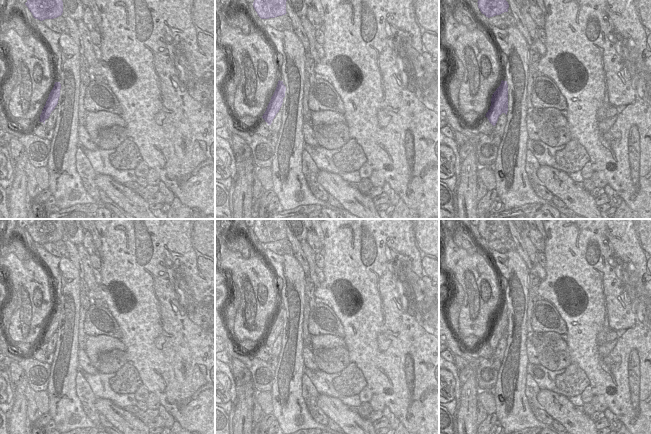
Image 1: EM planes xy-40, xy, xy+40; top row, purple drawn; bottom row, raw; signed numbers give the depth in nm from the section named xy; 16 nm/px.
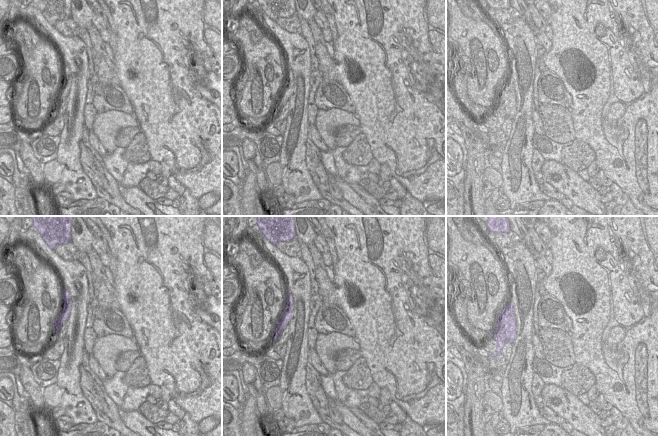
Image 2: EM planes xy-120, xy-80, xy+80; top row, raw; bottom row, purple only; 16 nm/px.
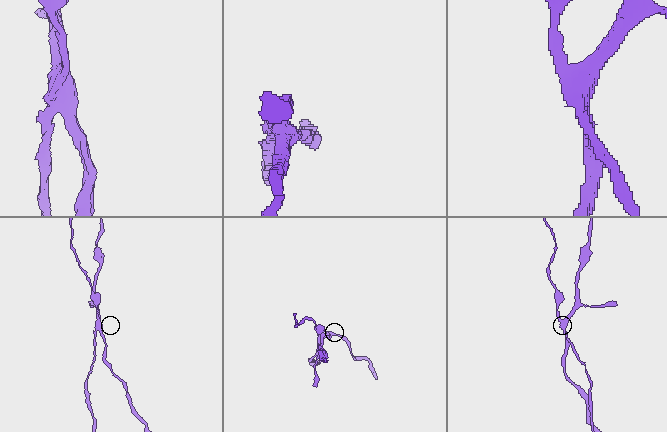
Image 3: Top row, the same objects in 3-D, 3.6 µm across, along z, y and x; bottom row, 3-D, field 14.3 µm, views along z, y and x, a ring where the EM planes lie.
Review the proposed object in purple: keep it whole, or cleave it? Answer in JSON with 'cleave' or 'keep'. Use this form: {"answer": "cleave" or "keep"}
{"answer": "cleave"}

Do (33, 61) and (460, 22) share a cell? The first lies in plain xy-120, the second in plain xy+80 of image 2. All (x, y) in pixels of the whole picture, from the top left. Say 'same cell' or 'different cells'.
same cell

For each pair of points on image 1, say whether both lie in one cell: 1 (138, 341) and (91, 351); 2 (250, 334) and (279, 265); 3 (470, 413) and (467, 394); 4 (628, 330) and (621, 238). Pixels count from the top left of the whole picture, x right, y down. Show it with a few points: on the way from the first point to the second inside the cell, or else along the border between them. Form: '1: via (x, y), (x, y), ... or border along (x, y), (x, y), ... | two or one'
1: border along (120, 340), (125, 347), (125, 351) | two
2: border along (270, 268), (274, 274) | two
3: via (468, 408), (468, 399) | one
4: via (629, 307), (629, 261) | one

